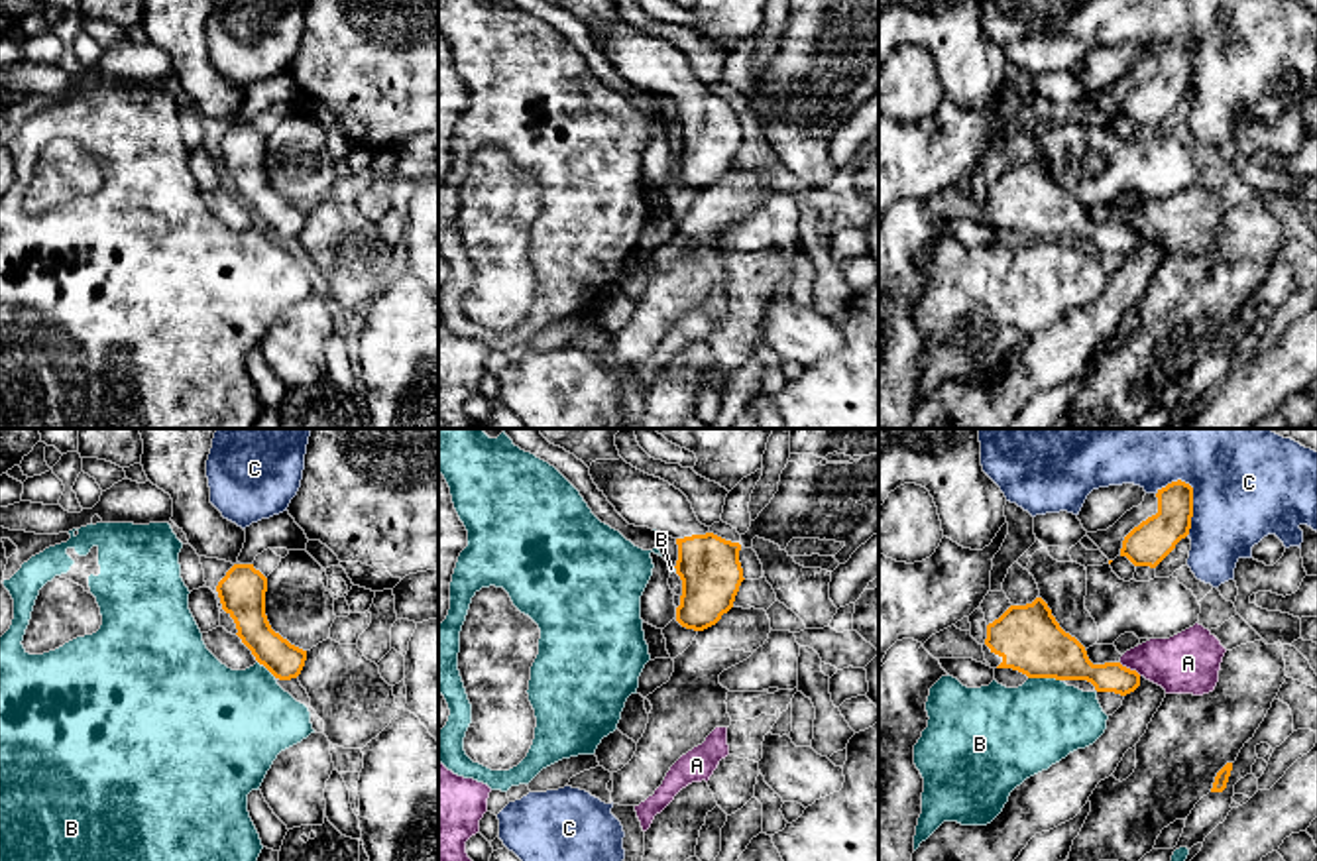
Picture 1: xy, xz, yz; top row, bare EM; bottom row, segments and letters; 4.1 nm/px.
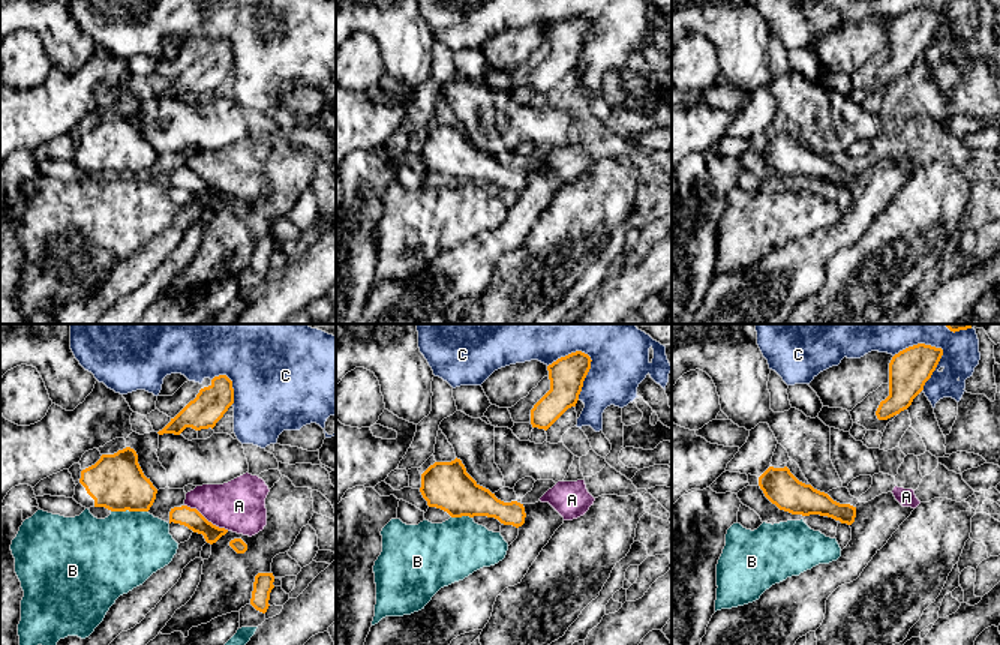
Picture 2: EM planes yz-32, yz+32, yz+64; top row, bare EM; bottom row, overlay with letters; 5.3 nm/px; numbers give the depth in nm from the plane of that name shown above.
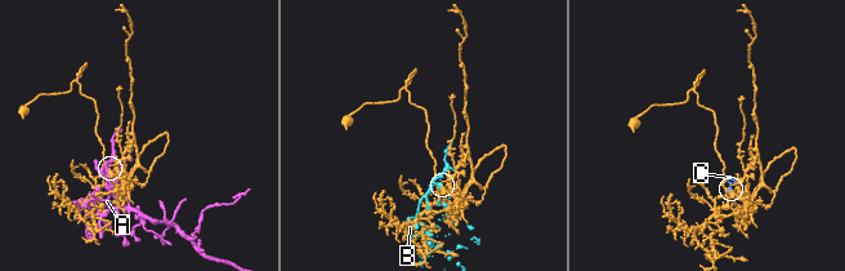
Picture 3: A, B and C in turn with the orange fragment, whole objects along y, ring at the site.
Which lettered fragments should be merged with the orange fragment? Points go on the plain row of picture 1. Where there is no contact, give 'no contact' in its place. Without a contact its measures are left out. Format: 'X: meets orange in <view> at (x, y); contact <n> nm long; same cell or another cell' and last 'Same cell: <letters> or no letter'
A: meets orange in yz at (1129, 229); contact 110 nm long; another cell
B: meets orange in yz at (1044, 236); contact 140 nm long; another cell
C: meets orange in yz at (1192, 65); contact 240 nm long; another cell
Same cell: no letter

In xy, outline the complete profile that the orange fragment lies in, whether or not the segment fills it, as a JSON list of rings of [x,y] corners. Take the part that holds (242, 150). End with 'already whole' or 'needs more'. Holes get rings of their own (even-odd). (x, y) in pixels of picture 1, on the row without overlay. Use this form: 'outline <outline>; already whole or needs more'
outline [[[234,124],[216,145],[222,169],[234,179],[238,197],[275,238],[297,238],[307,210],[275,193],[265,175],[267,138],[254,124]]]; already whole

